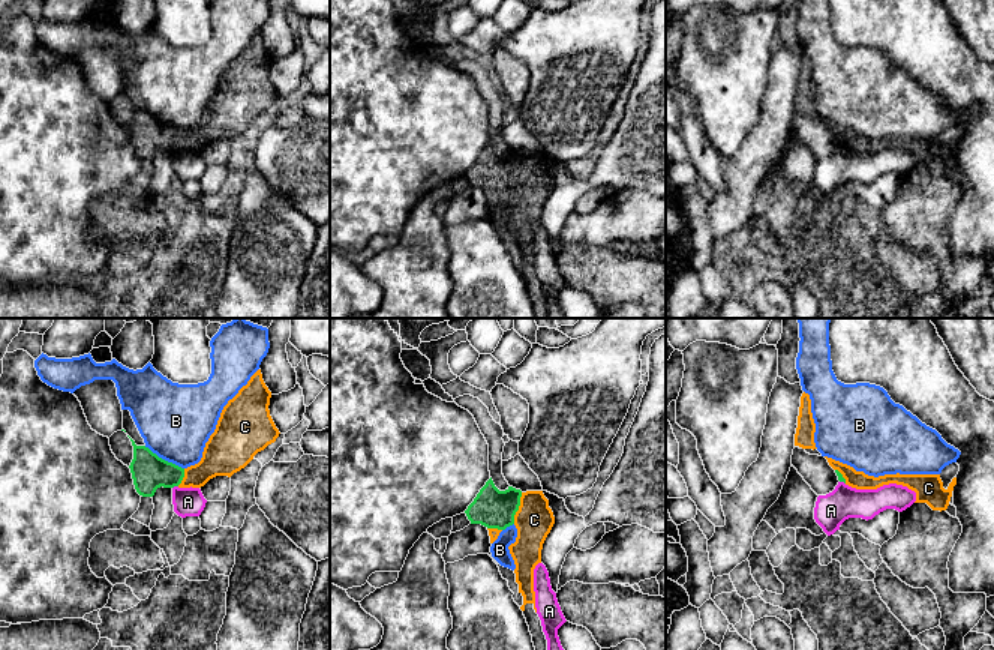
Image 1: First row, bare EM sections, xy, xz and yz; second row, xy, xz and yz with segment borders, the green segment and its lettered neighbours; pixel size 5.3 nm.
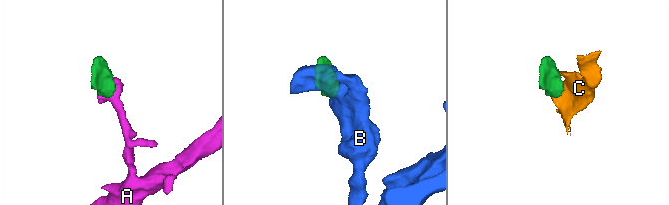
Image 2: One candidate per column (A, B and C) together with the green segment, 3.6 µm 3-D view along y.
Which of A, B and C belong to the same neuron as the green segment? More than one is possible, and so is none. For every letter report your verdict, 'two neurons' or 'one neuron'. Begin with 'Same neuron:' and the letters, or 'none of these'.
Same neuron: C
A: two neurons
B: two neurons
C: one neuron

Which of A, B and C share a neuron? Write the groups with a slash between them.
A / B / C

